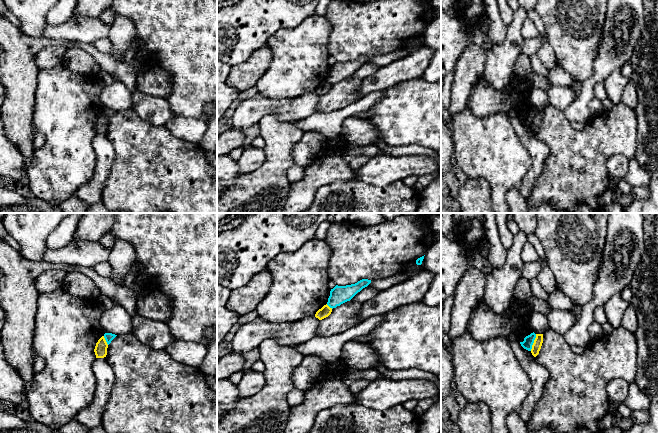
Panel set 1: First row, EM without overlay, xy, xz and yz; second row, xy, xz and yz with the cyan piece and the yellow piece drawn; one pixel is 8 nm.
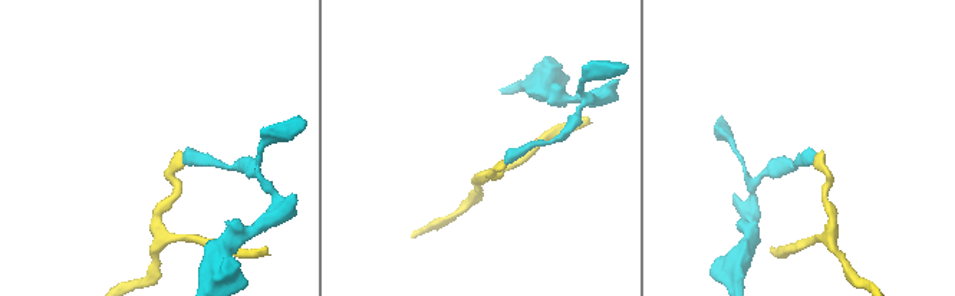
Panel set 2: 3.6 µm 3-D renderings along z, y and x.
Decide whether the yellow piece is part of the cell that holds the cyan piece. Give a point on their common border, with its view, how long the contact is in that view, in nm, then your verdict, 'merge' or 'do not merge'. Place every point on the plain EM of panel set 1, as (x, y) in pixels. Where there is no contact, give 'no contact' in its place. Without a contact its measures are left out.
contact yz (533, 118); length 140 nm; do not merge

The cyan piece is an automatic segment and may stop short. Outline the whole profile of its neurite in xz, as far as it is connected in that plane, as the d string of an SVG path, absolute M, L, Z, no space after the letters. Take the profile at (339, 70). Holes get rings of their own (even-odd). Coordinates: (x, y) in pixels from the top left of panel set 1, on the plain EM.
M362 55L357 59L351 61L336 61L330 67L327 81L333 85L347 77L350 77L358 68L360 68L363 64L367 63L370 59L371 56Z

